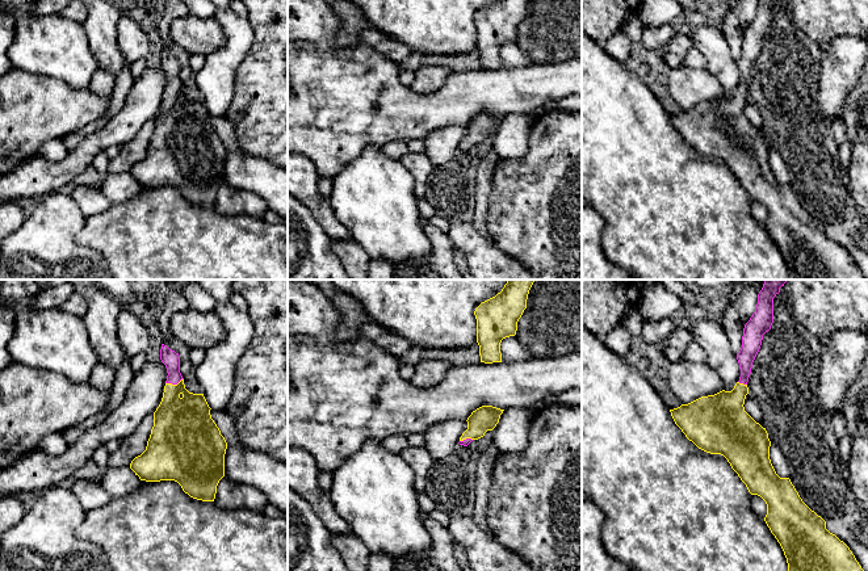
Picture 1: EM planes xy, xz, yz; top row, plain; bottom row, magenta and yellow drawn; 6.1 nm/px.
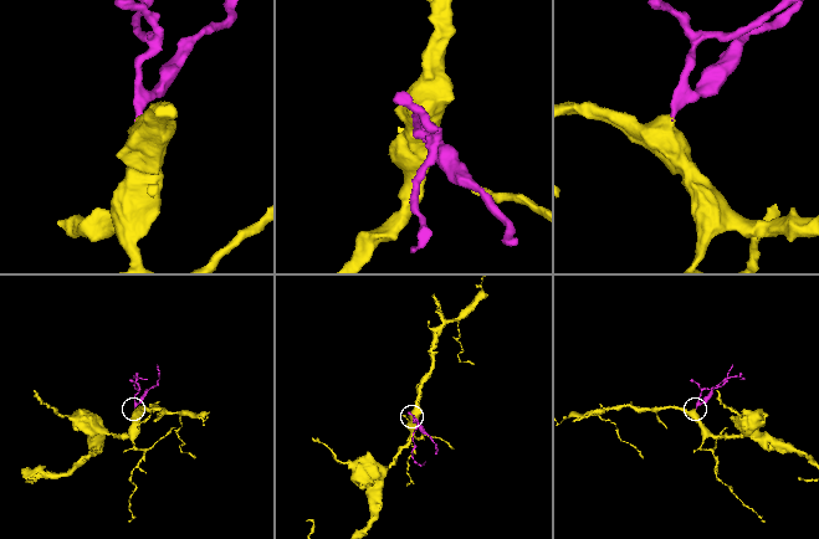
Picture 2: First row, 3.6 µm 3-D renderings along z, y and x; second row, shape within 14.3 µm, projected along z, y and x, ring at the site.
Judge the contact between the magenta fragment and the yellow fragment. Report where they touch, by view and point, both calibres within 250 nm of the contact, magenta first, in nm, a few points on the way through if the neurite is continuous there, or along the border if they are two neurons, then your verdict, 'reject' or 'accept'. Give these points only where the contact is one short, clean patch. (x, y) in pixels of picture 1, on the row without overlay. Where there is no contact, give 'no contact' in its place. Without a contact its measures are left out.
xy (173, 89) | 100/320 nm | across xy (170, 64), (172, 67), (173, 89), (173, 118), (184, 129) | accept

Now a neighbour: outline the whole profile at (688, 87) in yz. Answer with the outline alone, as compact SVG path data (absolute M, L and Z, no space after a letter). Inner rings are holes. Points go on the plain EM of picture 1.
M687 66L670 68L667 88L682 110L688 110L701 102L714 101L724 96L721 83L706 68Z

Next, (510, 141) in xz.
M524 114L504 116L499 129L492 135L492 150L498 160L524 158L529 151L529 133L533 119Z

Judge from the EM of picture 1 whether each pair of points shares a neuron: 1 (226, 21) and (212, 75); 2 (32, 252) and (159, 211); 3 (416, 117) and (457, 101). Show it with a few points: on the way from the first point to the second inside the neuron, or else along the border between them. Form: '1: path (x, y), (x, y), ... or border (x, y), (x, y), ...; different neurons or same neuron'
1: path (233, 34), (233, 54), (225, 62); same neuron
2: border (86, 217), (76, 240), (101, 255); different neurons
3: path (427, 113), (447, 106); same neuron

